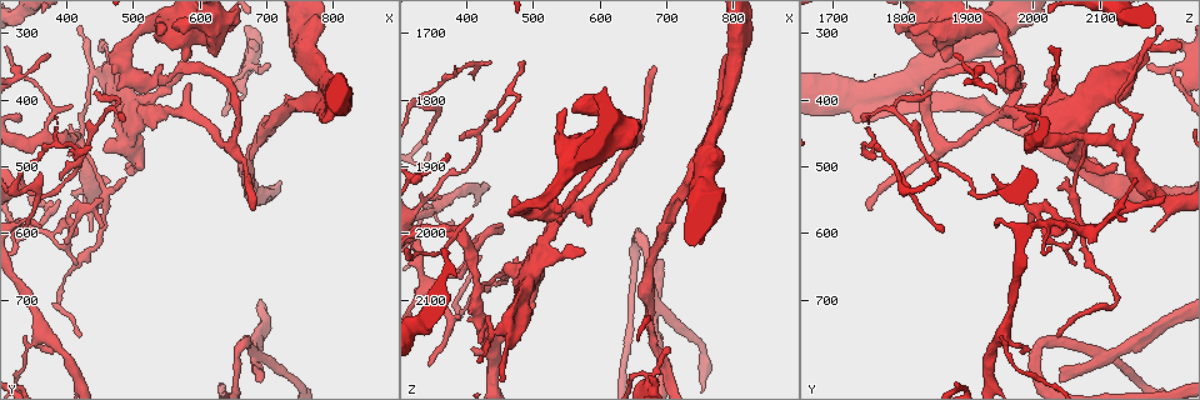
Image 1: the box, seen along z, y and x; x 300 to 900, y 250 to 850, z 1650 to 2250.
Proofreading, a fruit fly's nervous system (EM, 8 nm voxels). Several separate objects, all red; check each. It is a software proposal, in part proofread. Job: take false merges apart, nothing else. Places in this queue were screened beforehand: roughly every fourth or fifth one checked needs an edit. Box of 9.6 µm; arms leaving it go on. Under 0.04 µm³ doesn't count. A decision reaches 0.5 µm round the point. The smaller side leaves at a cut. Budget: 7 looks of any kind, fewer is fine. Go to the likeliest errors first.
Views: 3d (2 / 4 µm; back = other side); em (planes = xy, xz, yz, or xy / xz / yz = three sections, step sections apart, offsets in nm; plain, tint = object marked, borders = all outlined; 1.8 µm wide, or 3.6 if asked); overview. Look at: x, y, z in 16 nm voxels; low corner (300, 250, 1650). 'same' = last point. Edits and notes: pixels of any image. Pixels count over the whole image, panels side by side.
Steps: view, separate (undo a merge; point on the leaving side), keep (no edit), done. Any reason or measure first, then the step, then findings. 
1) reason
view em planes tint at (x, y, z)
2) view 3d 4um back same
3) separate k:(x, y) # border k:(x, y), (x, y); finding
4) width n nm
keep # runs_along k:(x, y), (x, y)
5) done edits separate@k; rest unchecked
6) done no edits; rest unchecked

sudden change in width
view 3d 2um at (460, 360, 2145)

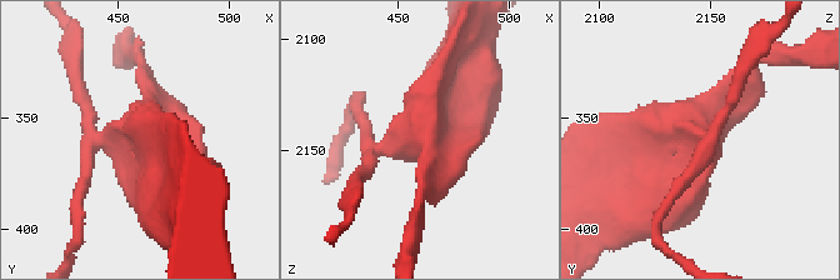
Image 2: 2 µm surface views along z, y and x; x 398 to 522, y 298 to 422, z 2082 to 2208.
now the EM
view em planes tint at (459, 362, 2142)

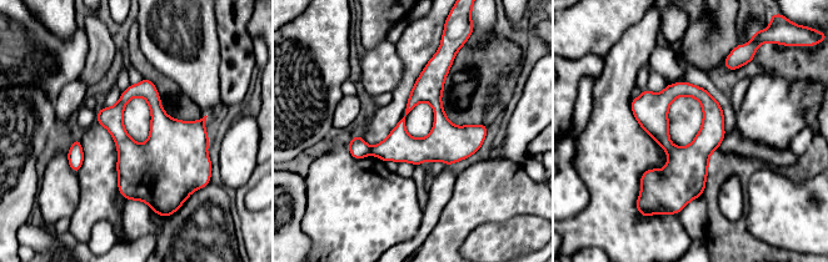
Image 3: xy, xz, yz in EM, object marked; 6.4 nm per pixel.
width 180 nm
separate 3:(358, 147) # two cells meet here

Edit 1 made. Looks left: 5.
see it whole again
view overview

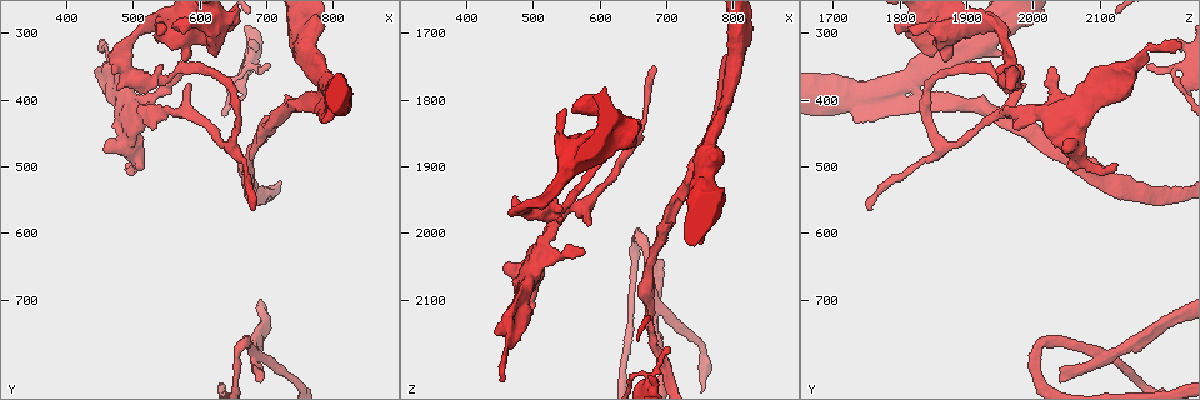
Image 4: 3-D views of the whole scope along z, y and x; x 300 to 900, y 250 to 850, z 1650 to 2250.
three arms meet
view 3d 2um at (685, 785, 2105)

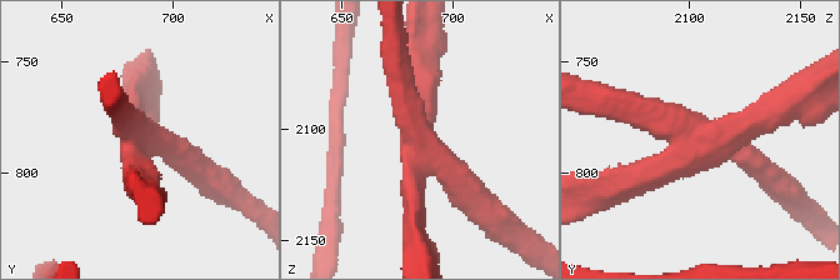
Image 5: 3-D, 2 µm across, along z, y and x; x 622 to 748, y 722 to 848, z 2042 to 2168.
view em planes tint at (683, 785, 2107)

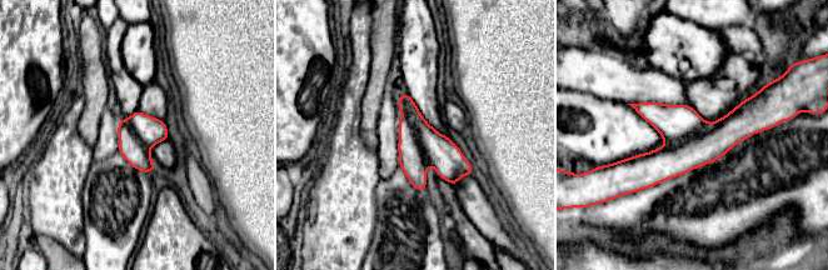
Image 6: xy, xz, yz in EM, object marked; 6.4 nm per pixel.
width 240 nm
separate 6:(412, 160) # border 6:(399, 104), (417, 134), (428, 164); a second cell is stuck on

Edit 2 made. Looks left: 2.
redraw
view overview

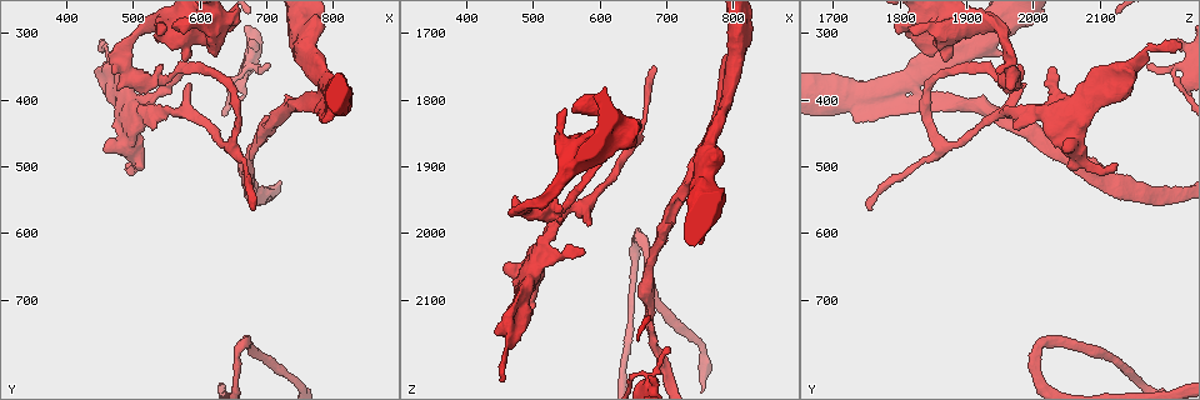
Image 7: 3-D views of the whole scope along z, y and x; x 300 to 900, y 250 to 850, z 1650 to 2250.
abrupt turn
view em 3.6um yz step 4 tint at (620, 295, 1840)

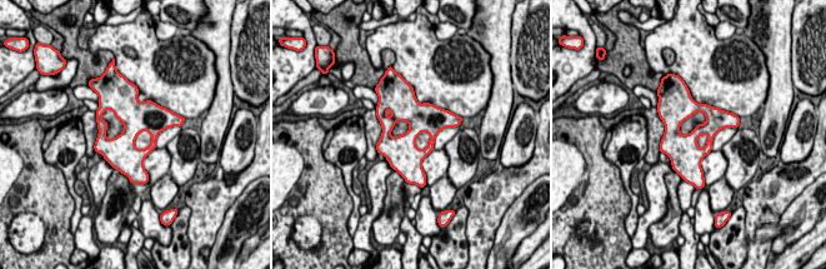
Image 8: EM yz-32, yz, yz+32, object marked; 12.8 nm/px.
width 300 nm
keep # continuous, no second cell

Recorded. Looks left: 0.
done edits separate@3, separate@6; rest unchecked

